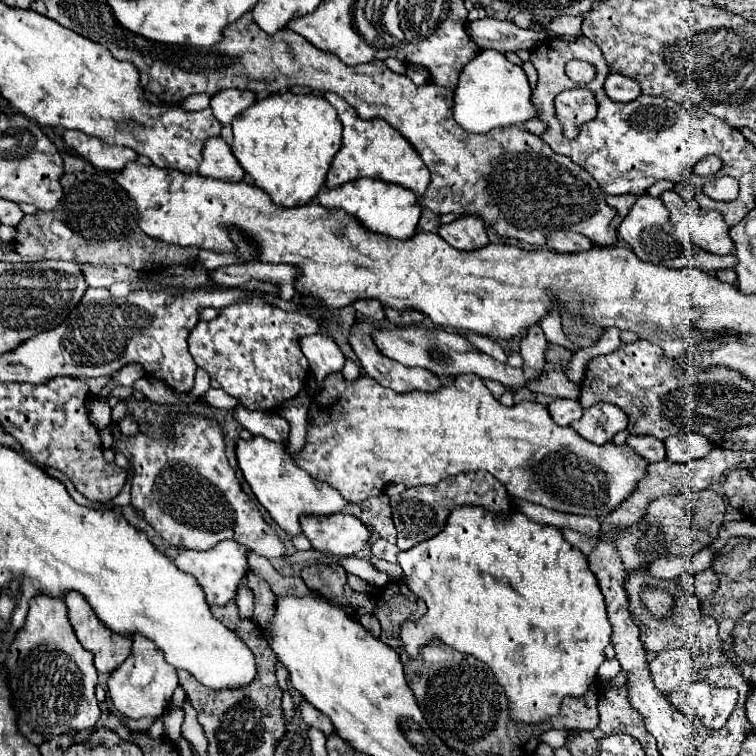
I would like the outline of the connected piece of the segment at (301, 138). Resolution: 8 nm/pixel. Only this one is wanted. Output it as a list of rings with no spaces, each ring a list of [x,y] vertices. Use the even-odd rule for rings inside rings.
[[[276,93],[266,99],[256,101],[242,115],[232,121],[234,141],[232,153],[242,165],[242,169],[254,179],[254,183],[270,195],[270,199],[280,207],[298,207],[310,203],[326,181],[326,173],[334,155],[342,143],[342,125],[334,107],[320,95],[294,95]]]

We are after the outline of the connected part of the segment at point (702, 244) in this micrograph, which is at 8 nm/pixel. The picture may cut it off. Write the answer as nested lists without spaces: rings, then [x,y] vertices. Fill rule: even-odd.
[[[700,211],[692,223],[692,243],[708,253],[730,255],[734,241],[730,239],[730,227],[718,211]]]

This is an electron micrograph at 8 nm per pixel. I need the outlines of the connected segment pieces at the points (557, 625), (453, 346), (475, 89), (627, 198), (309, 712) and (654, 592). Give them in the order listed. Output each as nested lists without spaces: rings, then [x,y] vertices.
[[[456,507],[448,517],[446,529],[398,553],[398,565],[404,571],[410,591],[428,605],[428,613],[422,619],[402,623],[400,639],[406,653],[414,659],[418,649],[436,639],[484,661],[506,693],[514,723],[536,725],[558,715],[562,699],[566,695],[582,697],[594,681],[600,663],[606,659],[604,647],[610,643],[612,627],[606,617],[602,591],[586,563],[586,555],[566,543],[556,527],[538,525],[522,513],[512,513],[504,519],[480,507]]]
[[[390,327],[390,329],[378,329],[372,333],[376,347],[390,359],[406,365],[406,367],[422,367],[432,371],[438,377],[454,379],[462,373],[474,373],[480,379],[498,381],[504,385],[504,369],[496,369],[496,359],[476,351],[476,347],[462,337],[460,333],[450,333],[446,329],[434,327],[434,329],[420,329],[420,327]]]
[[[486,49],[480,51],[460,73],[458,87],[454,91],[454,119],[470,133],[488,133],[496,127],[522,125],[528,119],[538,117],[538,109],[532,105],[532,89],[522,67],[510,63],[502,53]]]
[[[616,195],[616,197],[608,197],[608,205],[610,207],[614,207],[616,209],[616,213],[620,215],[620,217],[624,217],[626,213],[628,213],[628,209],[630,209],[630,205],[636,201],[636,195]]]
[[[300,701],[300,713],[302,713],[302,719],[304,719],[306,725],[320,729],[324,735],[334,735],[336,733],[330,719],[326,719],[326,715],[322,715],[318,709],[310,707],[310,703]]]
[[[642,587],[642,603],[650,609],[654,619],[668,619],[674,609],[674,597],[660,587]]]

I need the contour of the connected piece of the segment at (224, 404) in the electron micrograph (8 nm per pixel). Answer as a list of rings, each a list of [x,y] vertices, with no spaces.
[[[210,389],[206,395],[204,395],[204,401],[212,407],[218,407],[218,409],[226,409],[226,411],[232,411],[234,407],[238,407],[238,399],[232,399],[232,395],[226,395],[222,389]]]

